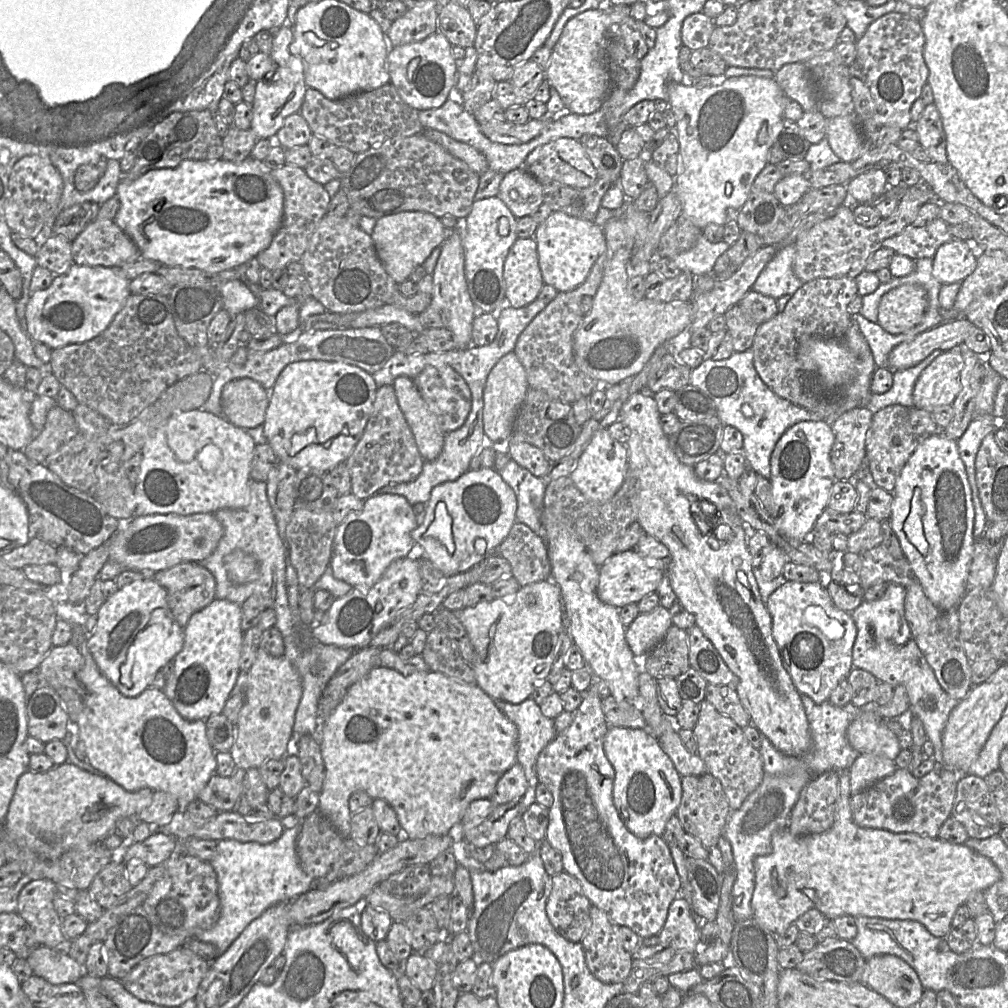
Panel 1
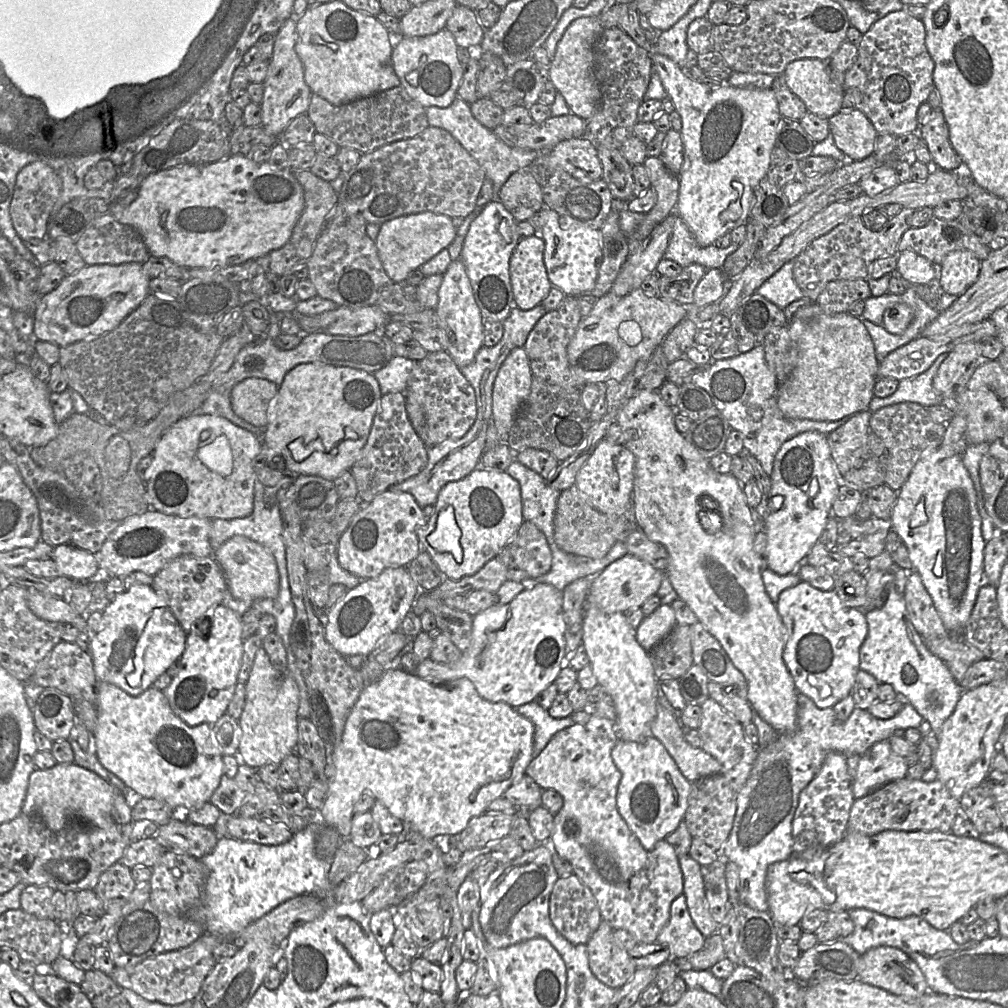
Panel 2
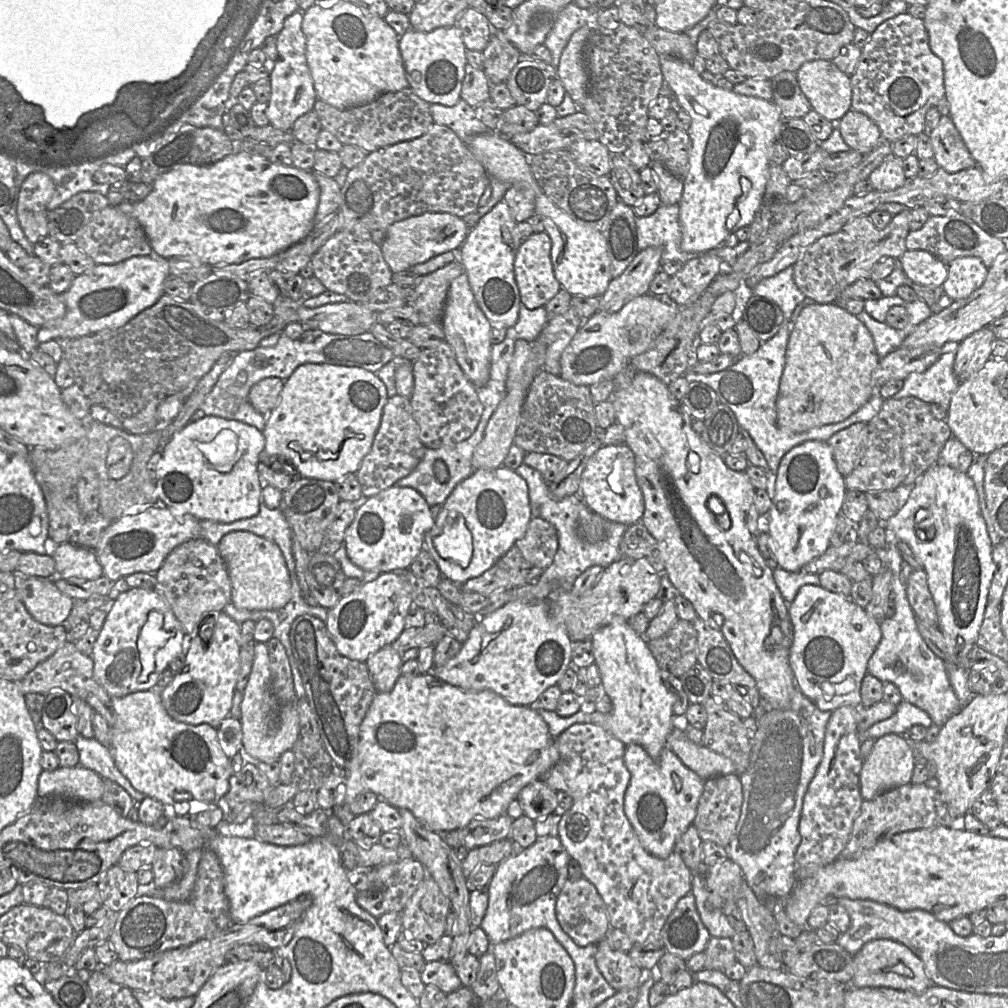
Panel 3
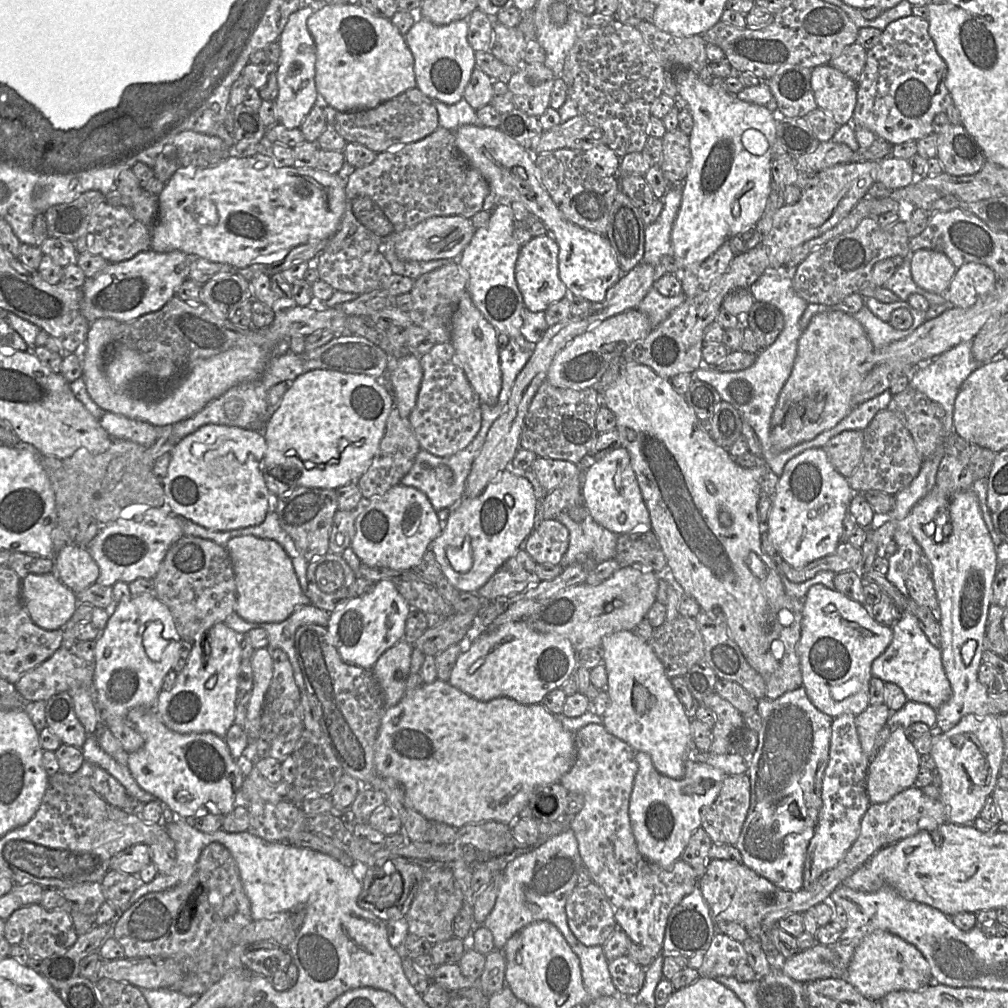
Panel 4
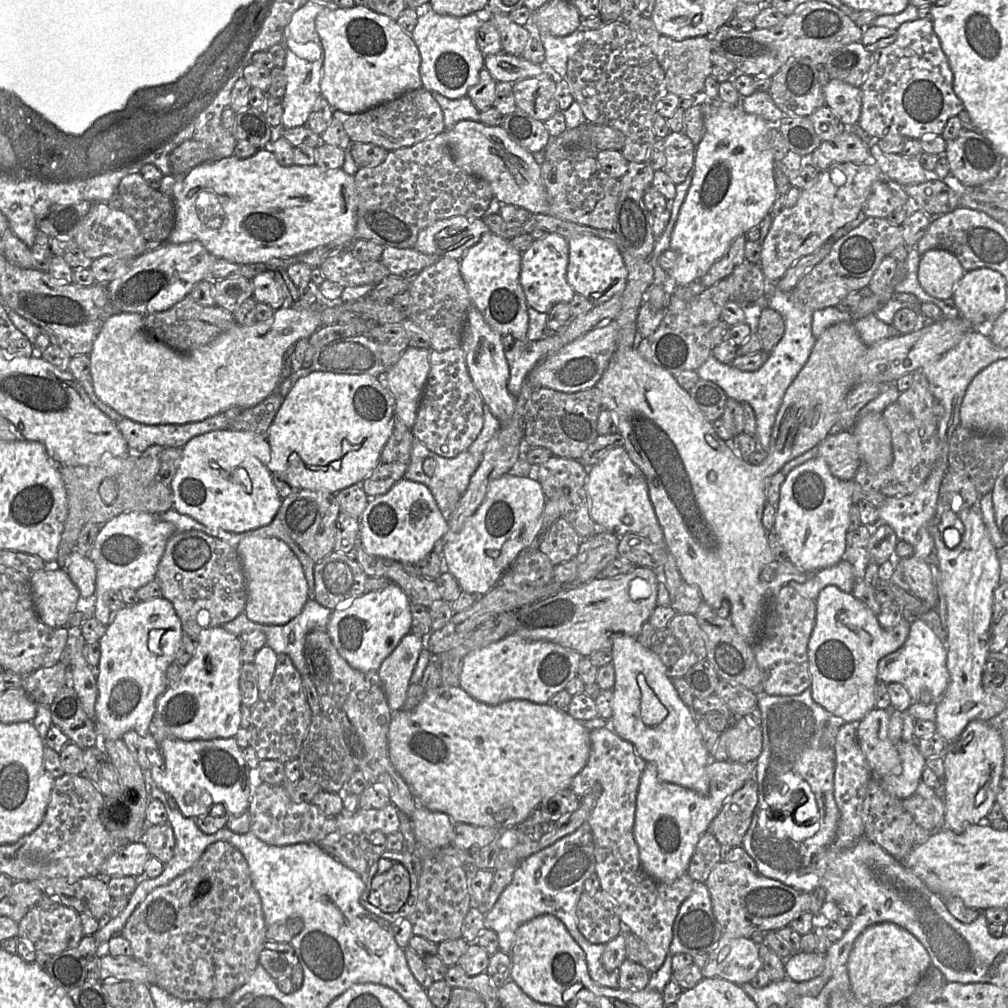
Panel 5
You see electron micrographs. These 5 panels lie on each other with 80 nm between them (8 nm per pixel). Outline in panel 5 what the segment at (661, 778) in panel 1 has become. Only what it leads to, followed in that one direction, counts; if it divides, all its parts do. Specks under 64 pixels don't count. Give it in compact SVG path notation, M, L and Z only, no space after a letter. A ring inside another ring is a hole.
M713 760L706 772L709 791L701 795L678 784L660 780L656 765L651 762L645 765L636 796L633 835L643 870L658 881L671 883L687 872L700 837L709 831L711 821L723 803L749 779L754 778L755 761L738 763Z

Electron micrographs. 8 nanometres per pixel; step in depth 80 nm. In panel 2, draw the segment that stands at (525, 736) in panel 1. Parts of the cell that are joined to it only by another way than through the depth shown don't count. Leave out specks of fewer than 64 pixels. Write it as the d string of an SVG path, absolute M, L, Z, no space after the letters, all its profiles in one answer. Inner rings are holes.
M535 701L513 708L519 714L528 718L534 725L533 758L543 750L557 732L574 724L570 716L553 718L547 710Z

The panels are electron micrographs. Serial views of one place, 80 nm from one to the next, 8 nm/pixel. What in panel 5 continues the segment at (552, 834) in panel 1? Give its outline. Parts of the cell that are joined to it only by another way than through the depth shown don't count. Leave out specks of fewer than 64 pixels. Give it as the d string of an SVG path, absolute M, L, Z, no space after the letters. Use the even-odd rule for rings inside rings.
M595 728L590 731L590 753L585 766L573 778L570 789L578 796L586 794L596 783L602 786L602 791L592 809L587 823L589 824L594 844L595 874L600 880L601 890L616 904L616 911L621 921L621 933L628 928L646 945L646 958L640 962L649 973L656 972L664 963L669 952L673 936L673 923L680 906L692 892L695 881L688 872L671 883L664 883L649 876L639 861L638 849L633 835L636 796L640 777L646 761L636 752L634 745L609 728Z

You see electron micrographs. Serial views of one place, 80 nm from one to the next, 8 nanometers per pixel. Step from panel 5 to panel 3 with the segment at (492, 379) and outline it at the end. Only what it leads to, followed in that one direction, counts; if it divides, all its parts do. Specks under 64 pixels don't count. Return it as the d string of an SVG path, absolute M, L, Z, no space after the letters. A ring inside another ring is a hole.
M465 272L449 286L441 326L465 376L475 388L484 386L490 378L492 324L478 306Z

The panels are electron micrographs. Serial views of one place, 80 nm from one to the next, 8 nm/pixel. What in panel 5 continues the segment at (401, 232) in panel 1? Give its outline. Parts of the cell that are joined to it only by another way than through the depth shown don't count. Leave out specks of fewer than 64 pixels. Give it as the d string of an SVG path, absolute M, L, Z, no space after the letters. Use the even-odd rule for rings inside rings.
M455 216L437 220L420 231L414 249L426 255L460 260L488 232L482 218Z

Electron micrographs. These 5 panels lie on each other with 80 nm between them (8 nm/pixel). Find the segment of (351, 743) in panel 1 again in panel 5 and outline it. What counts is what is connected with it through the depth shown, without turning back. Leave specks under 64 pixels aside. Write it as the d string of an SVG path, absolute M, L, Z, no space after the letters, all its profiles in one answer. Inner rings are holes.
M439 686L426 692L423 700L413 710L394 711L389 731L388 750L392 765L410 787L417 804L432 811L448 814L455 823L469 823L477 826L504 828L516 826L526 820L546 795L570 788L573 778L585 766L590 753L590 731L580 720L565 711L554 709L548 704L537 704L524 699L515 699L497 705L482 703L470 696L461 687Z

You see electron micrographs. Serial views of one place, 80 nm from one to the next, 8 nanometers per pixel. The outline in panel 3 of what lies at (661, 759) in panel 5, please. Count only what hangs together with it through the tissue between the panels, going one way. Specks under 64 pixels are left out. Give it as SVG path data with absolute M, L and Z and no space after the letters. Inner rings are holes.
M615 619L597 630L591 637L594 664L597 665L601 686L612 701L609 713L594 711L585 723L601 726L626 746L638 744L655 760L666 747L666 740L674 728L674 695L664 686L661 673L648 643L628 624L626 619Z

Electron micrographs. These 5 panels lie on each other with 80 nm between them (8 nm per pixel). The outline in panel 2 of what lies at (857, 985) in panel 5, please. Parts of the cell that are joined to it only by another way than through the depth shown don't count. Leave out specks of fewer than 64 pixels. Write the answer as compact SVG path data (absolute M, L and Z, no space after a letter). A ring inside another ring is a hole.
M877 946L861 955L858 979L892 994L917 998L928 991L928 985L917 963L902 950L891 946Z

